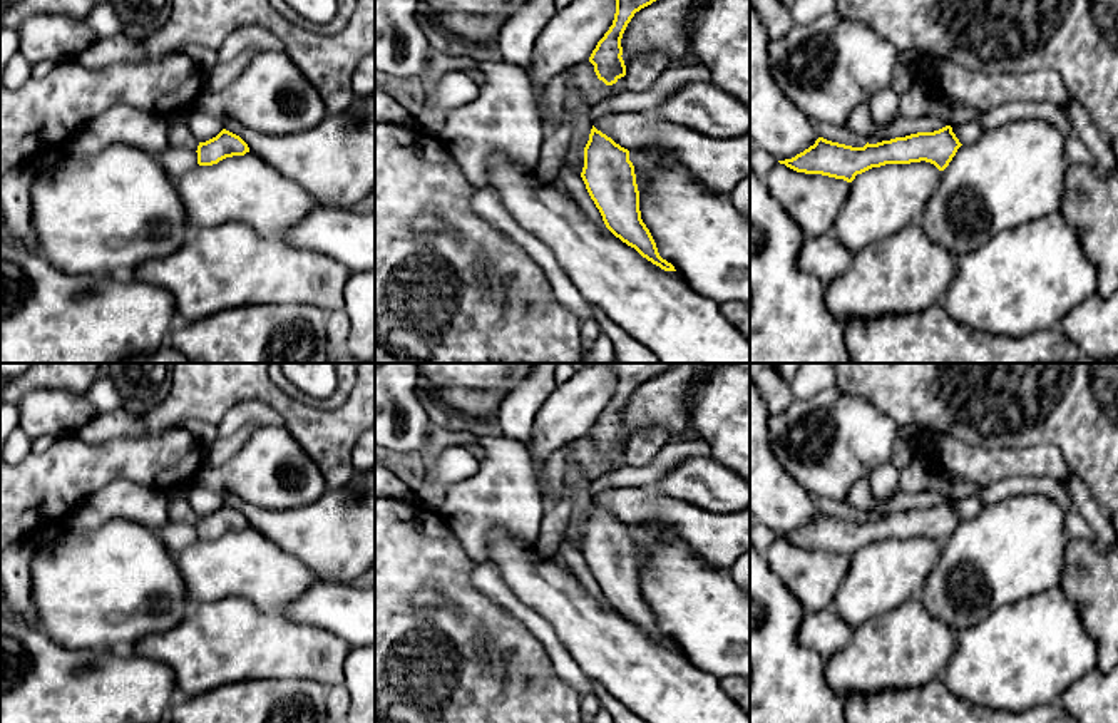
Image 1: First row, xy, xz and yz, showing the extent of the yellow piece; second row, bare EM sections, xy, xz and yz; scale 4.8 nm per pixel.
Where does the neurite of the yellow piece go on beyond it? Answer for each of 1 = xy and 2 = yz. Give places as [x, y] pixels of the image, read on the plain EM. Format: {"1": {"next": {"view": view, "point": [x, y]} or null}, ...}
{"1": {"next": null}, "2": {"next": null}}

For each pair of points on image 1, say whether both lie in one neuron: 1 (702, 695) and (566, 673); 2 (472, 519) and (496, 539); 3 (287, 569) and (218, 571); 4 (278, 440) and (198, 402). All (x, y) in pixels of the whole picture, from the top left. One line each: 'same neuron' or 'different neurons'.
1: different neurons
2: different neurons
3: same neuron
4: different neurons

